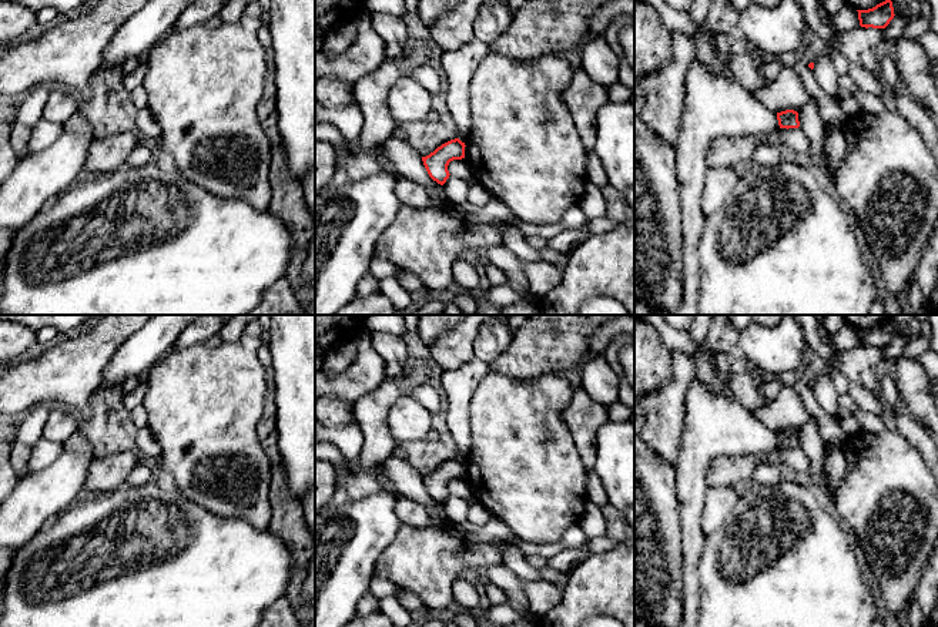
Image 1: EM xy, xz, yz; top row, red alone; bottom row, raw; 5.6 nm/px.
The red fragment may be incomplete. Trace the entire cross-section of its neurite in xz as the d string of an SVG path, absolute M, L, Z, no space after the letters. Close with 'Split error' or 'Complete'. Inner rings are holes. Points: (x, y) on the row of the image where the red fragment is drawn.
M455 138L442 144L429 155L422 157L429 177L438 184L443 185L450 175L448 171L449 162L465 158L465 147L465 142Z. Complete

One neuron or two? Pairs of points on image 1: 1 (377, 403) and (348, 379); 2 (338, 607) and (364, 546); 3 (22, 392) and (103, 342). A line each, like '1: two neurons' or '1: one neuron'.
1: two neurons
2: one neuron
3: one neuron

